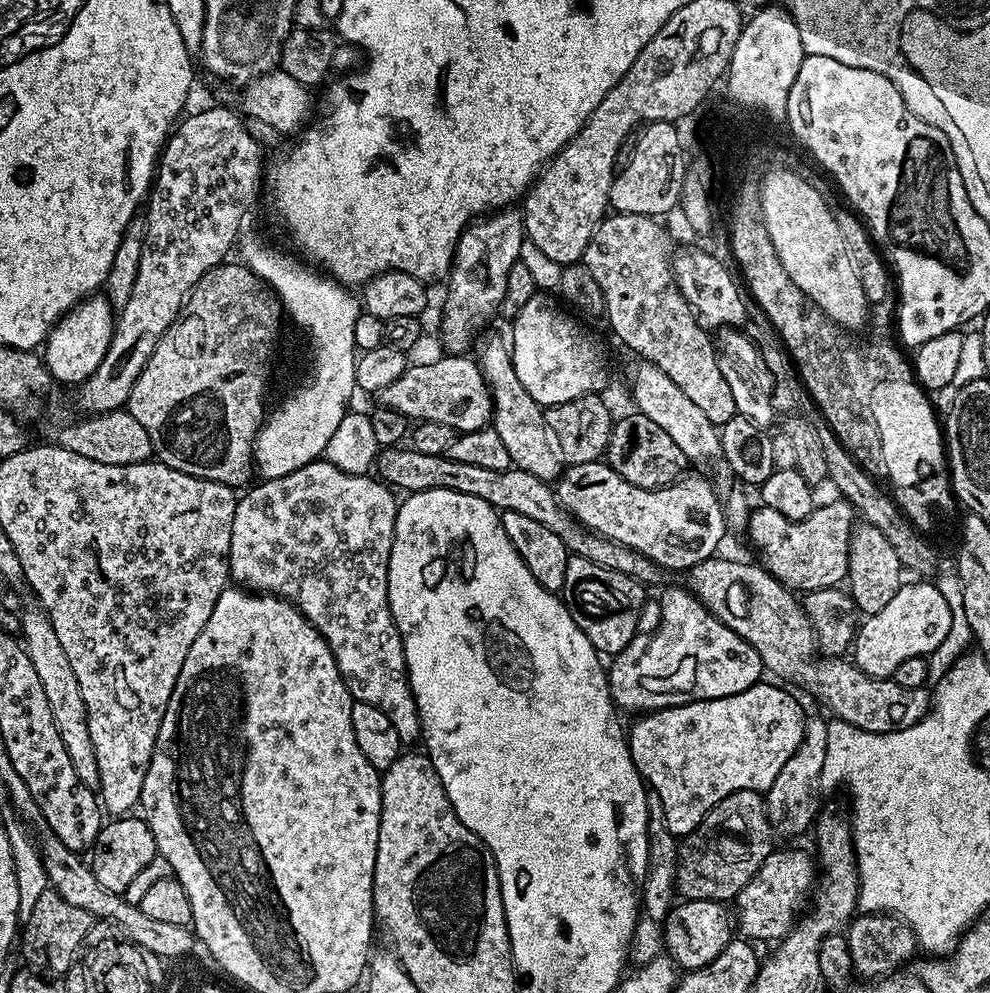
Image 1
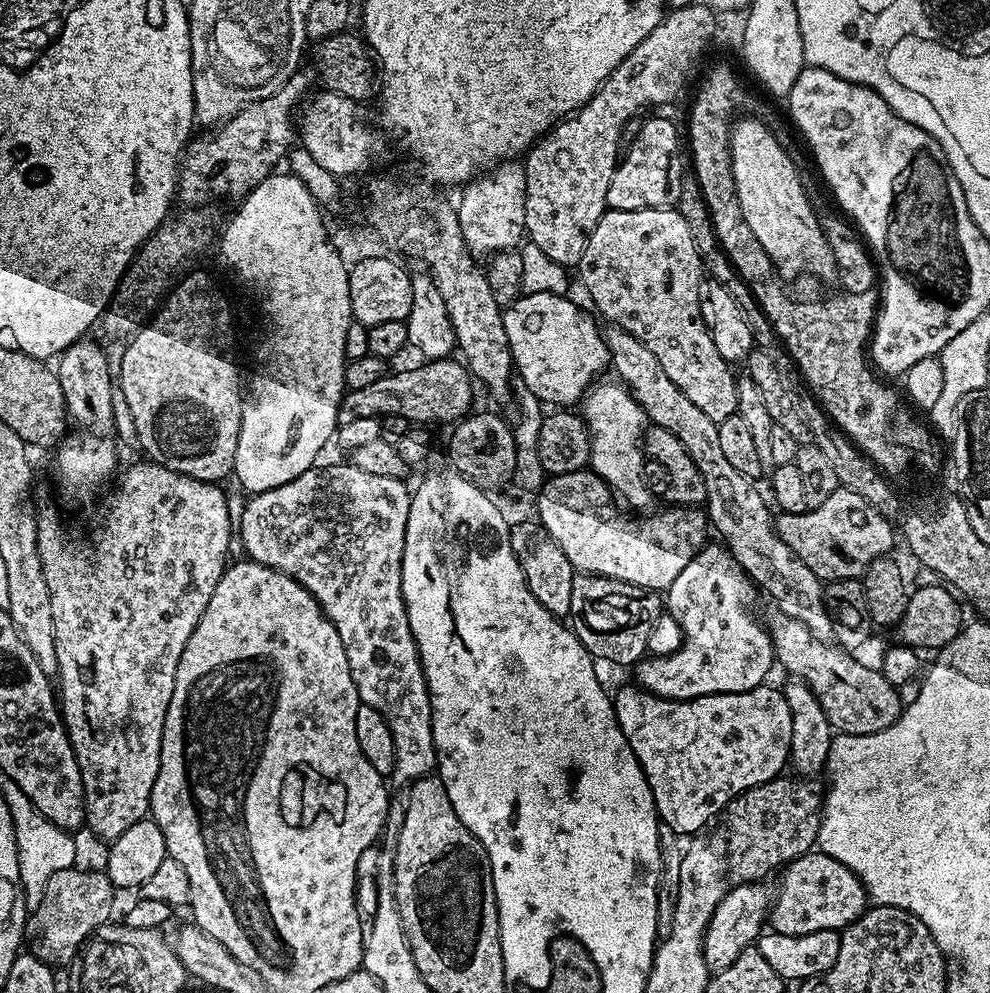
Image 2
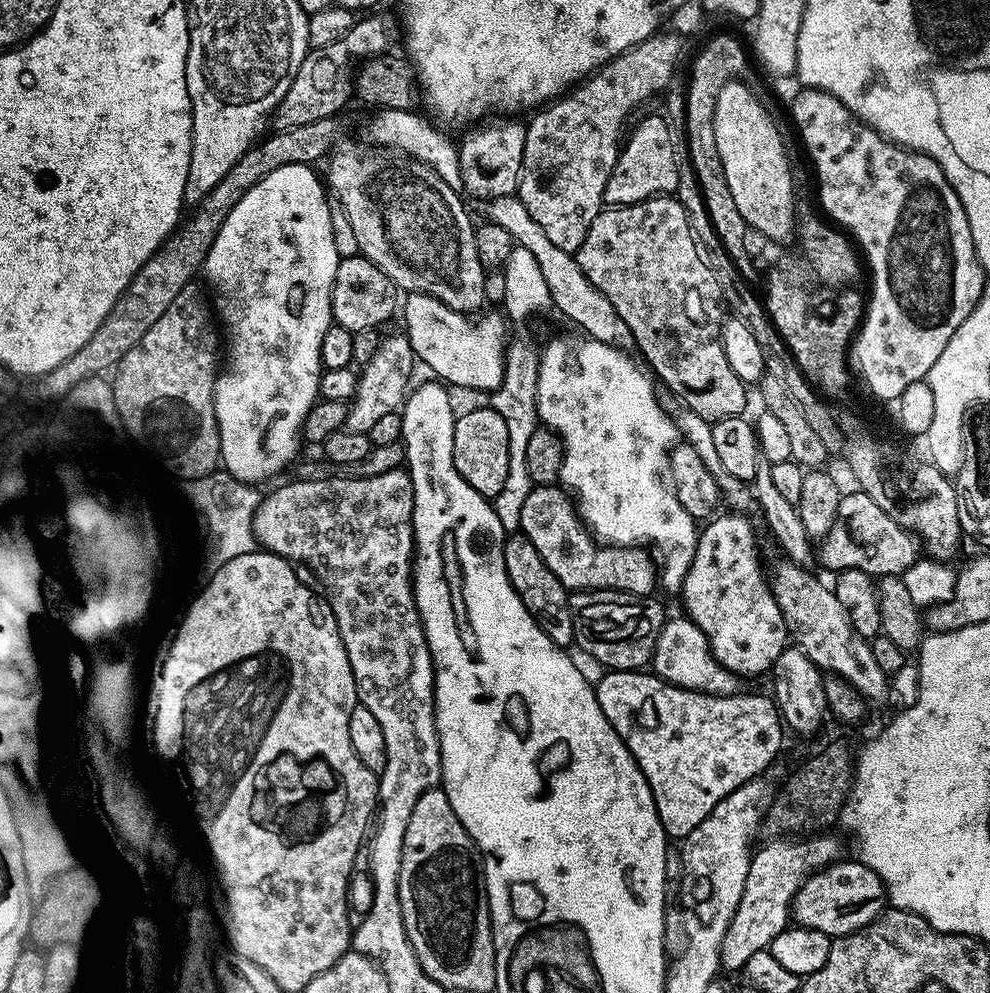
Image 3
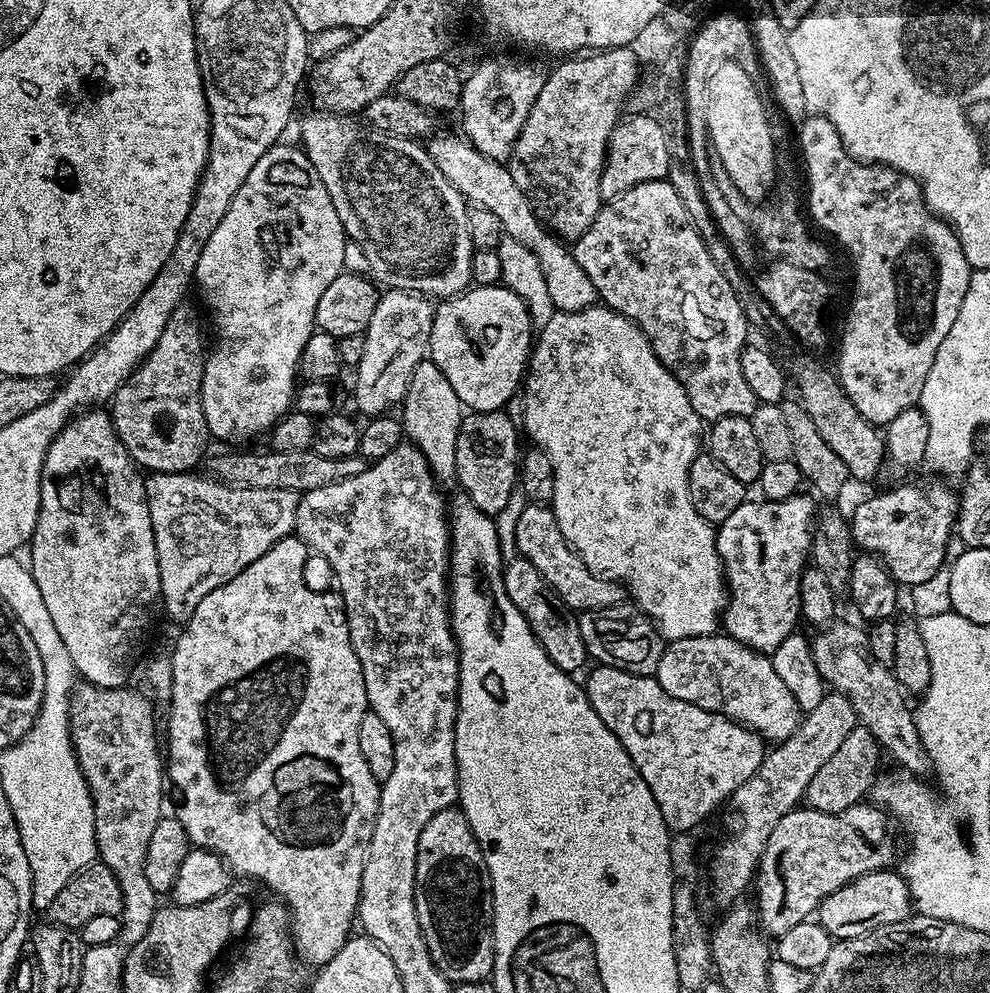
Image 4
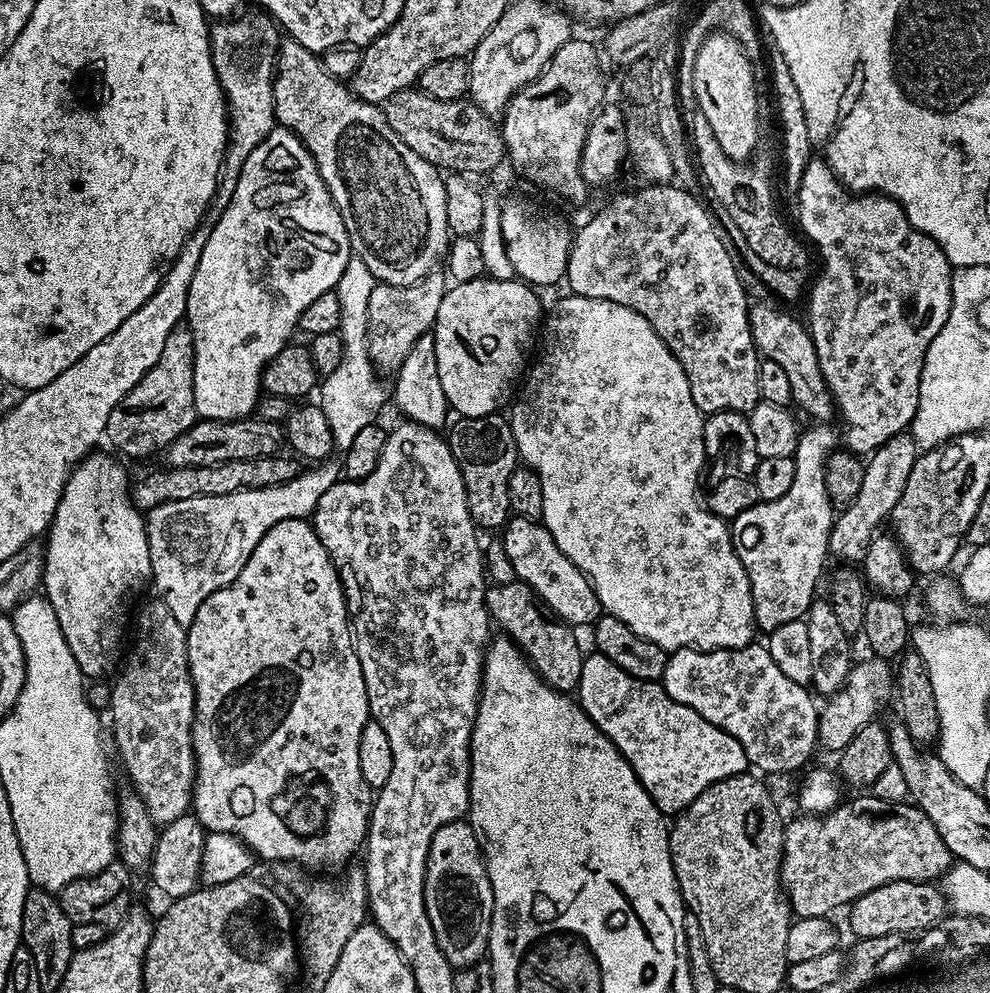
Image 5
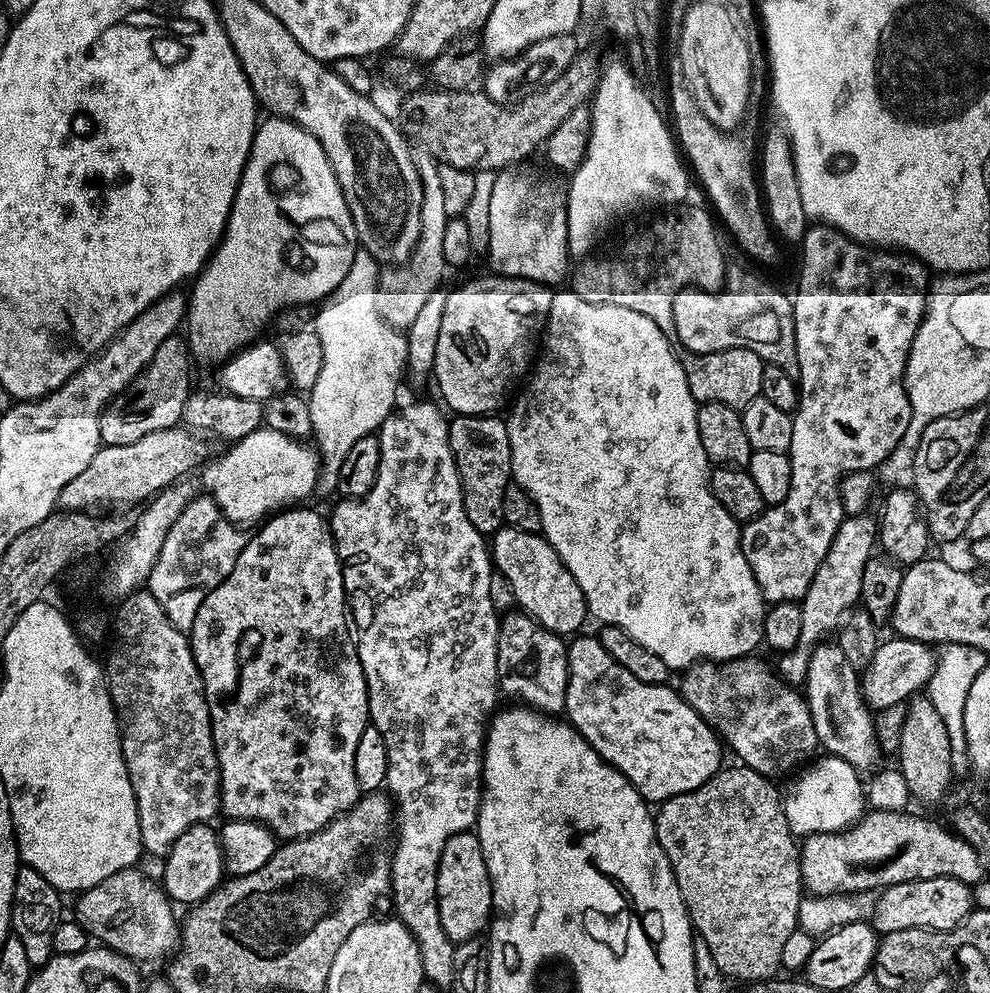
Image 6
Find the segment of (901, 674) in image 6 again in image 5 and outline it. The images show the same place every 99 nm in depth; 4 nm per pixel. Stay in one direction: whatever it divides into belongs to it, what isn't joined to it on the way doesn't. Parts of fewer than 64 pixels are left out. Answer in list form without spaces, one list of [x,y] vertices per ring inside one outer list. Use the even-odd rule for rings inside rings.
[[[867,658],[853,663],[848,672],[846,682],[834,695],[823,701],[818,712],[816,735],[821,749],[829,748],[833,754],[839,754],[867,724],[877,719],[876,711],[884,699],[891,697],[894,692],[894,668],[887,660]]]

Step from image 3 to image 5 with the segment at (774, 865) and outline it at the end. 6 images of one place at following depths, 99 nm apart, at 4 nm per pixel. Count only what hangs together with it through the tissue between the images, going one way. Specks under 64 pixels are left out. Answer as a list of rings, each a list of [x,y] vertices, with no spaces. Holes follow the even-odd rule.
[[[856,794],[853,800],[845,799],[836,805],[830,812],[820,814],[800,814],[797,820],[788,820],[784,830],[784,853],[782,854],[782,862],[780,863],[780,883],[782,885],[783,895],[786,897],[791,911],[797,917],[802,916],[822,916],[831,917],[835,908],[843,909],[845,906],[851,905],[853,900],[858,899],[862,894],[866,894],[870,890],[874,890],[878,886],[882,886],[886,882],[894,882],[895,880],[923,880],[925,882],[936,882],[943,877],[953,863],[953,856],[946,846],[946,842],[942,842],[942,838],[938,834],[938,830],[934,826],[934,822],[930,822],[930,818],[926,818],[926,814],[922,814],[922,810],[911,802],[899,804],[896,800],[883,800],[880,796],[860,796],[864,794]]]

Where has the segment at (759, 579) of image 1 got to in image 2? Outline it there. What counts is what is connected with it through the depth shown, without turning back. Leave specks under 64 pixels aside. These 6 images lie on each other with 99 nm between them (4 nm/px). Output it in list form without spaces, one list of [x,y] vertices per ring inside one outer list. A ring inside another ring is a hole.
[[[783,614],[770,624],[772,649],[776,652],[775,663],[789,673],[789,677],[801,680],[818,698],[818,706],[826,710],[826,718],[837,733],[845,736],[865,736],[893,724],[904,711],[905,701],[900,701],[901,689],[886,682],[879,667],[867,668],[851,651],[829,646],[814,638],[810,630],[794,618]]]

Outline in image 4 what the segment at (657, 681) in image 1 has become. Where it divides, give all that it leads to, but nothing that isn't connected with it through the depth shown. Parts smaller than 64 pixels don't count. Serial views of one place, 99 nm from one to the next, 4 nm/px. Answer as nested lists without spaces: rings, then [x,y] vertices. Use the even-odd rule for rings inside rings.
[[[797,494],[785,500],[749,498],[726,522],[716,528],[716,545],[724,566],[728,599],[722,613],[722,628],[727,635],[756,652],[770,654],[790,634],[797,631],[800,615],[800,575],[810,560],[812,530],[818,515],[817,501],[811,495]]]

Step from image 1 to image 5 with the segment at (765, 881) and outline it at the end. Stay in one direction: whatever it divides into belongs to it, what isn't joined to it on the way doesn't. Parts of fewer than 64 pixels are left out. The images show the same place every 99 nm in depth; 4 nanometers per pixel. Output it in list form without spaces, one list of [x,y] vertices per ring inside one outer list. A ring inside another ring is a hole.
[[[895,880],[853,900],[847,912],[853,937],[869,940],[891,932],[921,932],[924,928],[939,924],[946,916],[946,897],[935,883],[923,880]]]

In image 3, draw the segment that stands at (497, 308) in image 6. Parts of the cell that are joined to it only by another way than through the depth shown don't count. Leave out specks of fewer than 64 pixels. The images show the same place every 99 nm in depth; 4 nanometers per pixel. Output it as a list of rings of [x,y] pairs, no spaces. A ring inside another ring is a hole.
[[[413,292],[405,300],[408,301],[405,304],[403,301],[402,316],[404,312],[406,335],[417,361],[436,375],[433,377],[453,389],[473,388],[485,394],[495,392],[503,382],[504,359],[510,341],[505,317],[497,311],[473,318],[425,292]]]

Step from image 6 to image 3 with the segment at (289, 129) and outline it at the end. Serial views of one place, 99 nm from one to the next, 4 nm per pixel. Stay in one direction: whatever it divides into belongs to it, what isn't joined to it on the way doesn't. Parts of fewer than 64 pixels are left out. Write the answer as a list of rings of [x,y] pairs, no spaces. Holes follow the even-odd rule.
[[[306,164],[278,166],[278,170],[270,170],[270,174],[266,174],[256,185],[251,186],[245,196],[241,198],[241,201],[230,210],[229,216],[222,222],[222,226],[218,230],[202,265],[203,274],[208,275],[210,283],[216,284],[216,292],[220,295],[217,300],[214,300],[215,315],[218,317],[222,328],[222,323],[224,323],[224,328],[228,331],[228,340],[226,336],[226,355],[222,360],[222,371],[217,375],[216,385],[214,386],[214,404],[220,430],[222,468],[223,471],[227,472],[234,479],[253,486],[260,486],[263,480],[268,480],[271,476],[278,475],[295,458],[296,451],[299,450],[300,444],[302,445],[302,429],[306,418],[313,406],[321,399],[320,378],[322,365],[320,362],[320,351],[322,350],[322,342],[326,338],[328,329],[334,323],[332,319],[332,287],[334,286],[334,278],[342,257],[340,257],[338,250],[334,246],[334,230],[332,229],[334,219],[334,213],[332,213],[333,205],[330,203],[329,193],[326,191],[321,177],[320,180],[316,177],[316,170],[315,167]]]

